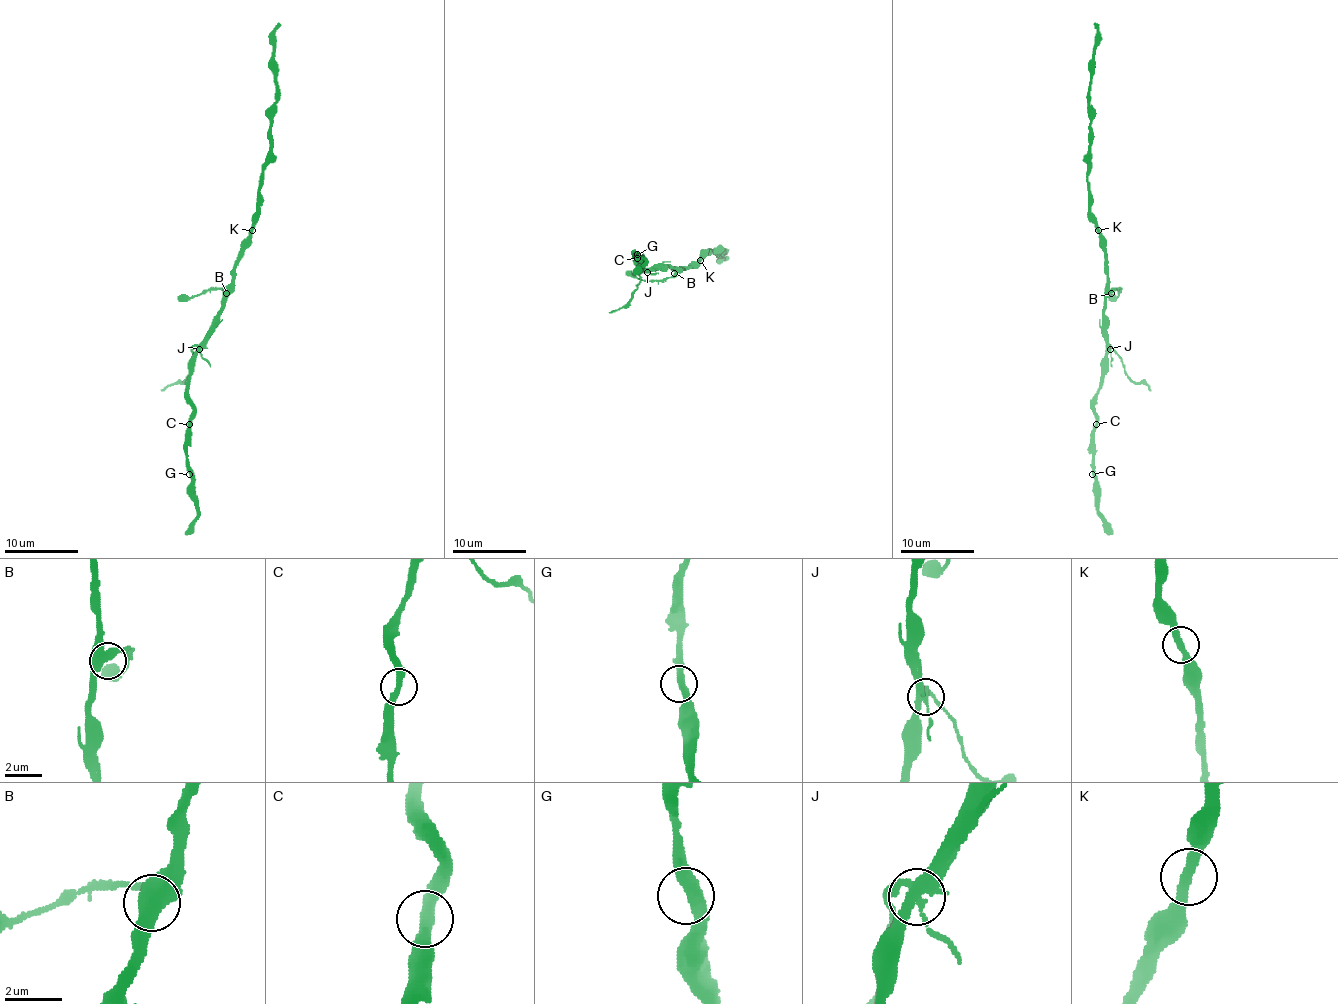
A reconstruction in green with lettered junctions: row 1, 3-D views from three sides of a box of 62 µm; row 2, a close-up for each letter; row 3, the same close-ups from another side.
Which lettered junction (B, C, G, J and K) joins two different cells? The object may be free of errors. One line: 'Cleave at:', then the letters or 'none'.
Cleave at: J

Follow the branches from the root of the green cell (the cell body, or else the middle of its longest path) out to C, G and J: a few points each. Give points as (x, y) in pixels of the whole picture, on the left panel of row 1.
C: (230, 284), (230, 293), (219, 322), (195, 359), (187, 391), (187, 400), (193, 406), (189, 424)
G: (230, 284), (230, 293), (219, 322), (198, 350), (189, 380), (187, 400), (193, 406), (187, 446), (189, 474)
J: (230, 284), (230, 293), (219, 322), (198, 348)

